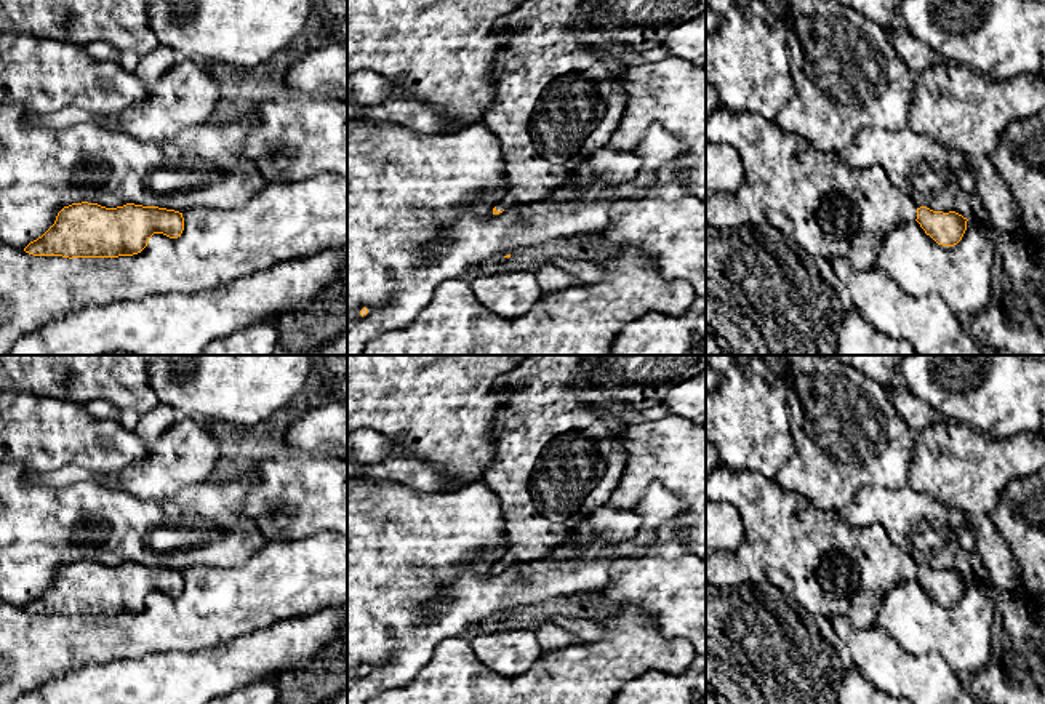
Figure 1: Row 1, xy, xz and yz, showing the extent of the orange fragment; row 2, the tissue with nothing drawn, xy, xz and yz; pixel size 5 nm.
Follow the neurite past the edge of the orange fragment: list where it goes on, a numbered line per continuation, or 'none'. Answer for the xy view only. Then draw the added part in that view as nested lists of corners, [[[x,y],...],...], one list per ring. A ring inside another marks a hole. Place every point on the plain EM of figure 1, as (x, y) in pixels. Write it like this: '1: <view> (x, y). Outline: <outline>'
none

